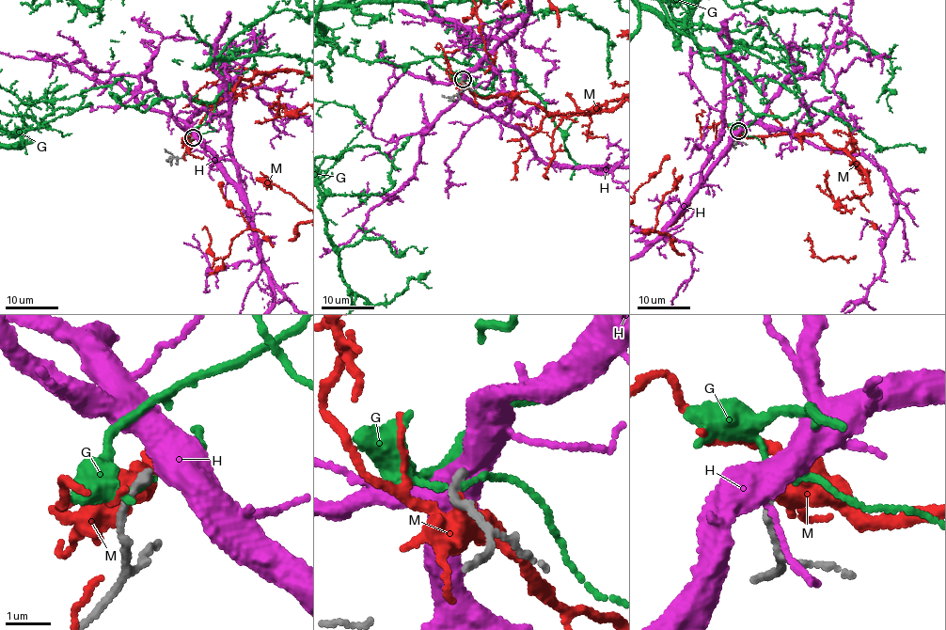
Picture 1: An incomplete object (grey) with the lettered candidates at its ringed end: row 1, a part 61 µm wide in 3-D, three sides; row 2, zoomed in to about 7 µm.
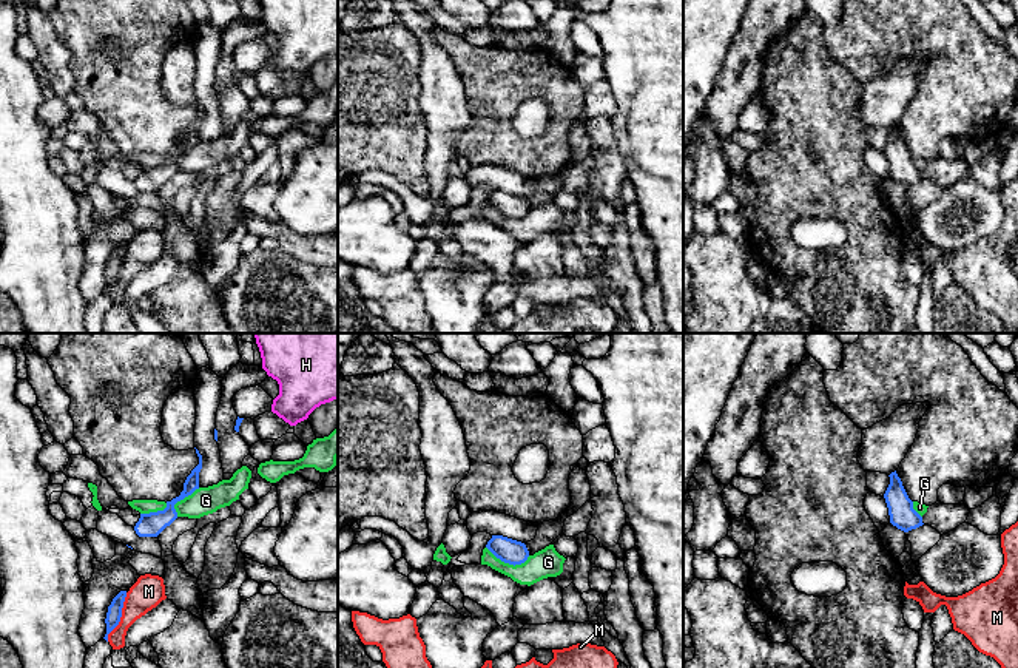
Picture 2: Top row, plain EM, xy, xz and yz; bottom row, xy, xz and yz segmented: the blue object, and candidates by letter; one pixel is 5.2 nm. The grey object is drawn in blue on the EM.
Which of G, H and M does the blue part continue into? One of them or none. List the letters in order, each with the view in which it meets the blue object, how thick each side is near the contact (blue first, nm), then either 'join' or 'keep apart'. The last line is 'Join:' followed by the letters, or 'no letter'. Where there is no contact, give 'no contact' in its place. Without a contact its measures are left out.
G: xz | 130/150 nm | keep apart
H: no contact | join
M: xy | 80/170 nm | keep apart
Join: H

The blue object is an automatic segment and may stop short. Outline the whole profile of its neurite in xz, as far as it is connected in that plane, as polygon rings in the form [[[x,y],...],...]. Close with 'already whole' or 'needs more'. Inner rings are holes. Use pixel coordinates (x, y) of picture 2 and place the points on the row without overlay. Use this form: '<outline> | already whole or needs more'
[[[492,190],[486,202],[497,213],[514,221],[524,218],[529,211],[529,205],[524,197],[503,191],[503,190]]] | already whole

